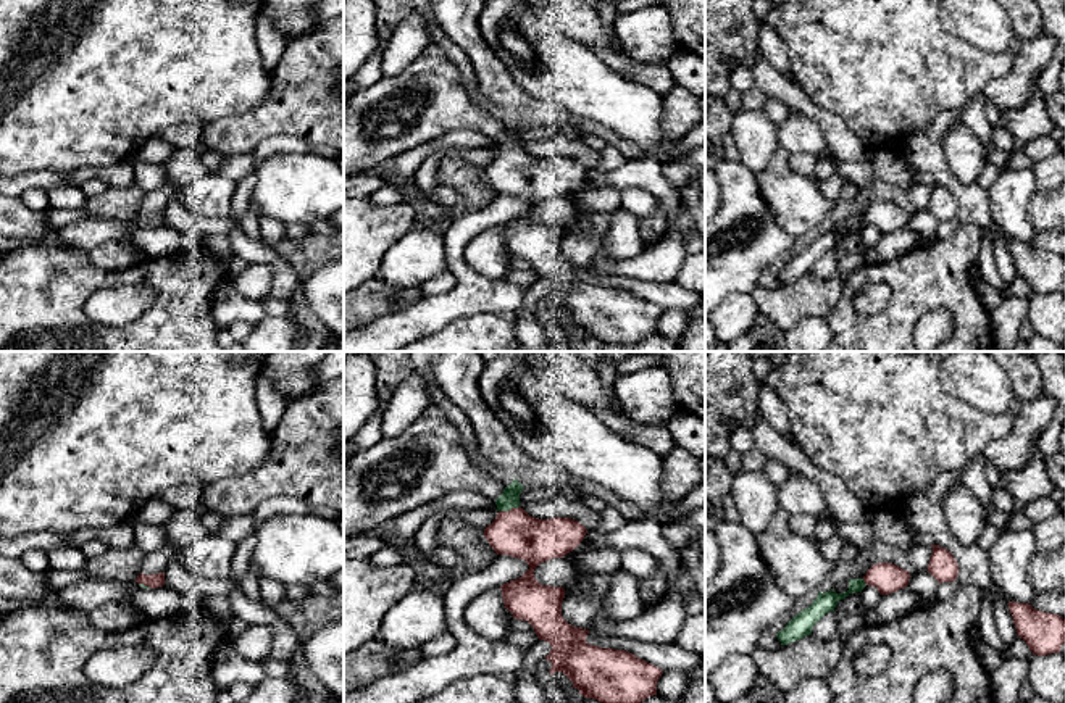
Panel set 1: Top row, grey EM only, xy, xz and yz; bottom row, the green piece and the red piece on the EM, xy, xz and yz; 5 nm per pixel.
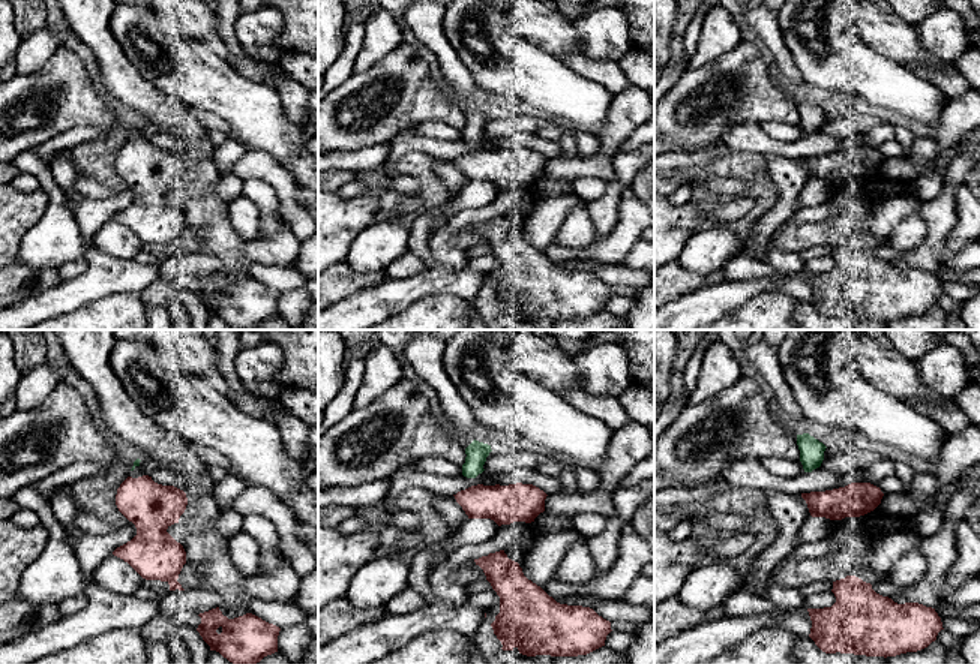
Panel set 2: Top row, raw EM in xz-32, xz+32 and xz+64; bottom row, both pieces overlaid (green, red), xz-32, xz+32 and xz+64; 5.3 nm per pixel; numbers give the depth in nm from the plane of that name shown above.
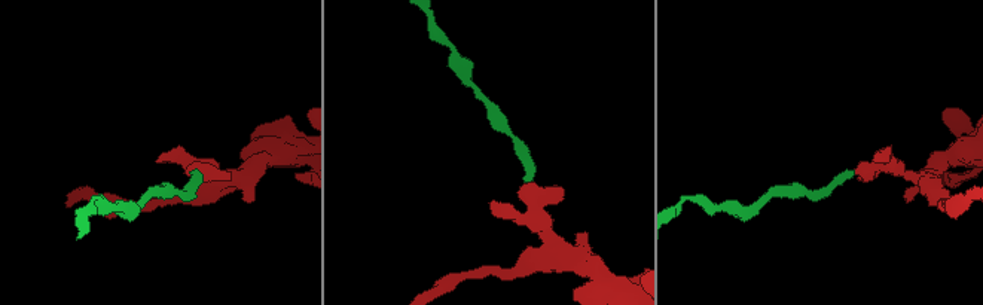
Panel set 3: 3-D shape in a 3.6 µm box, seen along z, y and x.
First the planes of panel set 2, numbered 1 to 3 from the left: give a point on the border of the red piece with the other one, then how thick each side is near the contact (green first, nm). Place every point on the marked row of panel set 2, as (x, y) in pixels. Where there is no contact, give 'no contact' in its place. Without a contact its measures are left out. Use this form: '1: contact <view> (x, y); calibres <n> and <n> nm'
1: no contact
2: no contact
3: no contact

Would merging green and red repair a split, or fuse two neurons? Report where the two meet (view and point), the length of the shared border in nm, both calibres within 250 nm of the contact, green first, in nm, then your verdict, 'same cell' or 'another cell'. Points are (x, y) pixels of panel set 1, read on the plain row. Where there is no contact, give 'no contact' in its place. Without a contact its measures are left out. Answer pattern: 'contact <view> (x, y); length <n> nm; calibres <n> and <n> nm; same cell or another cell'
contact xz (509, 149); length 110 nm; calibres 100 and 220 nm; same cell

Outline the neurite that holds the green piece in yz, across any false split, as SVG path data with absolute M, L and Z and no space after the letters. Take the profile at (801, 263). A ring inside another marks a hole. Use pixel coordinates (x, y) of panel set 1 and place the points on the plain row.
M878 202L873 203L862 218L850 218L849 229L846 232L818 231L813 242L796 253L783 269L776 272L781 284L800 279L812 272L813 264L829 250L834 250L839 239L844 239L849 232L862 231L865 224L876 226L881 234L889 234L908 224L910 211L892 203Z

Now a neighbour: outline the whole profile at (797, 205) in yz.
M781 145L757 174L757 185L776 224L792 237L818 231L836 205L821 195L815 176L800 176L791 169L789 153Z

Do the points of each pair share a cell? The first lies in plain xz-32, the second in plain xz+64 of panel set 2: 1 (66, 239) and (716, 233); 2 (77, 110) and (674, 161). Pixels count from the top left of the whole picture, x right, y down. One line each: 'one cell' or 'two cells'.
1: one cell
2: two cells

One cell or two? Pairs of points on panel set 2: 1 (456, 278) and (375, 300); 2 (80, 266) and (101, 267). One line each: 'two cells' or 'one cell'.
1: one cell
2: two cells

